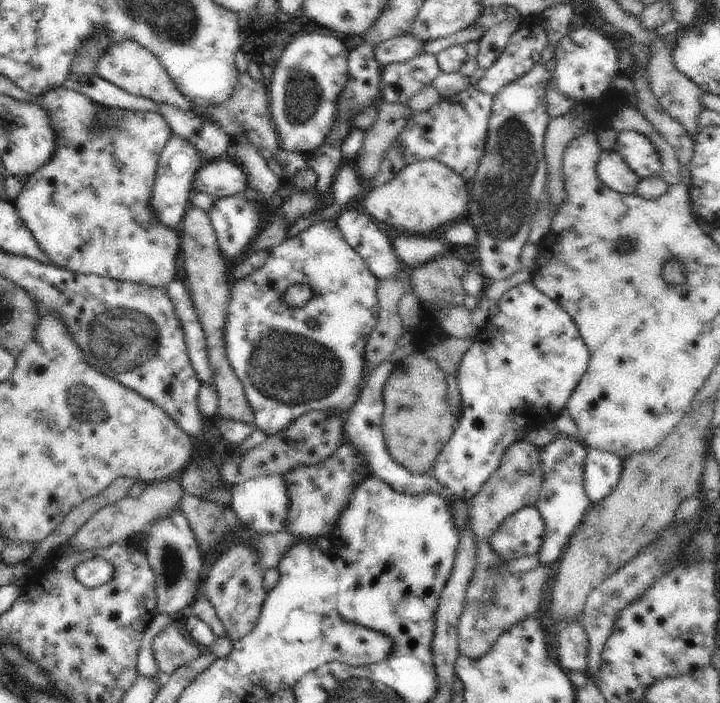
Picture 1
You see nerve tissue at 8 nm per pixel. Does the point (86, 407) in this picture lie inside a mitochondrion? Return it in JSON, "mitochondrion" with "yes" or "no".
{"mitochondrion":"yes"}

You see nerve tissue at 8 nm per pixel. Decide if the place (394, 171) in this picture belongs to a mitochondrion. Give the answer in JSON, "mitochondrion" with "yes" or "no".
{"mitochondrion":"no"}

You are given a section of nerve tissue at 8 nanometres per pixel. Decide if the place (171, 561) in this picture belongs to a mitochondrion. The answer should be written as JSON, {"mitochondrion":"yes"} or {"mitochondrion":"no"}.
{"mitochondrion":"yes"}

